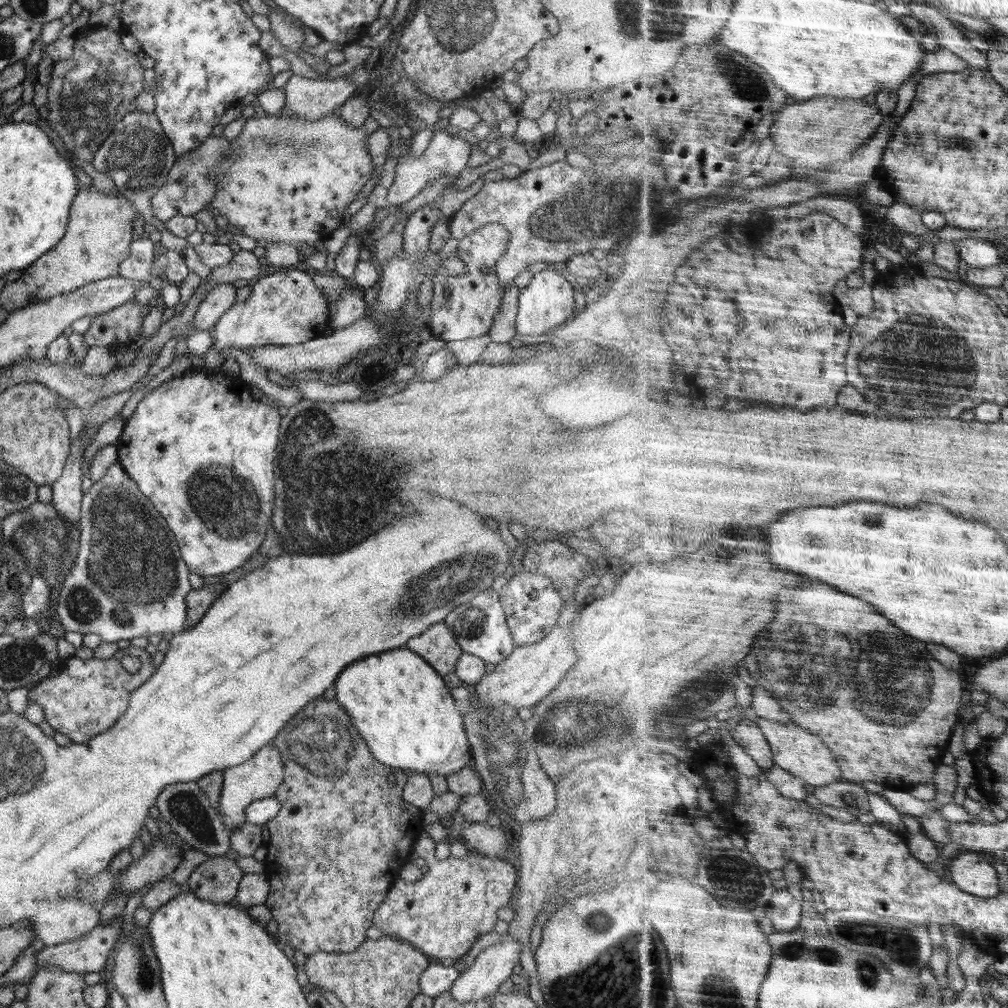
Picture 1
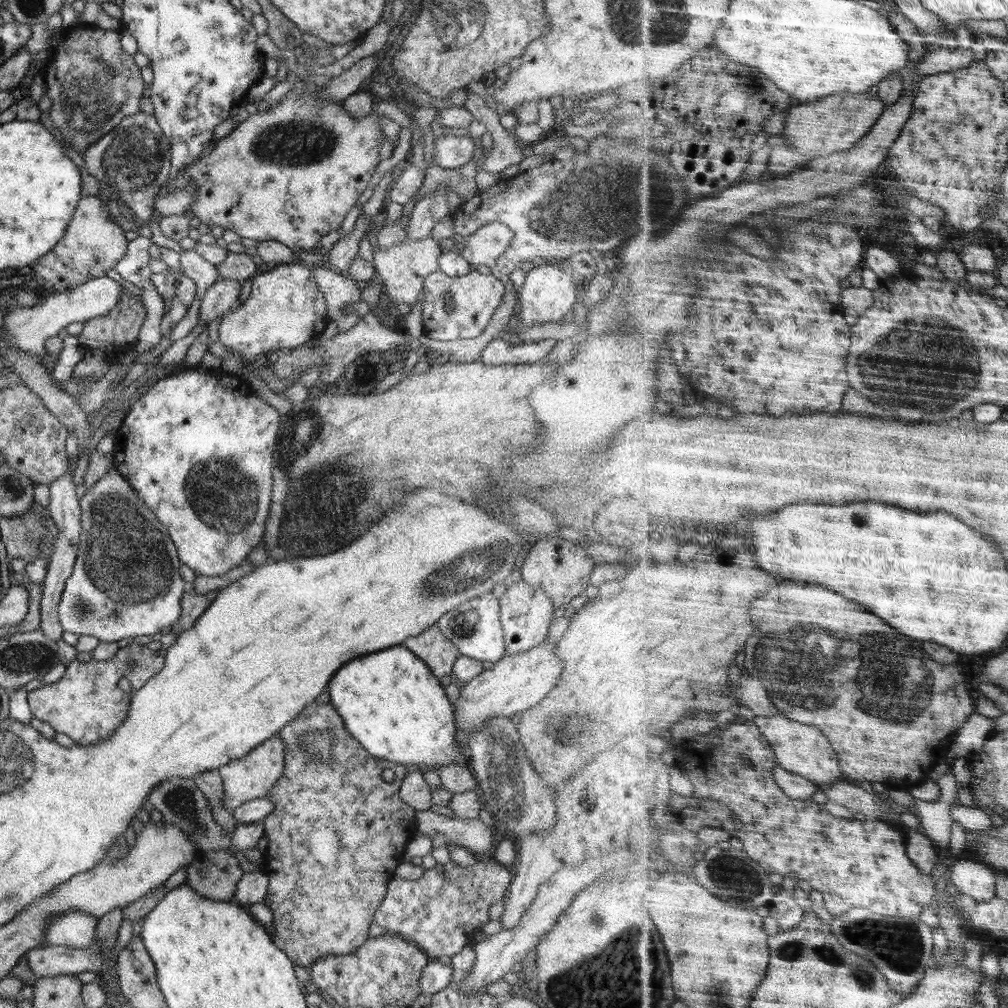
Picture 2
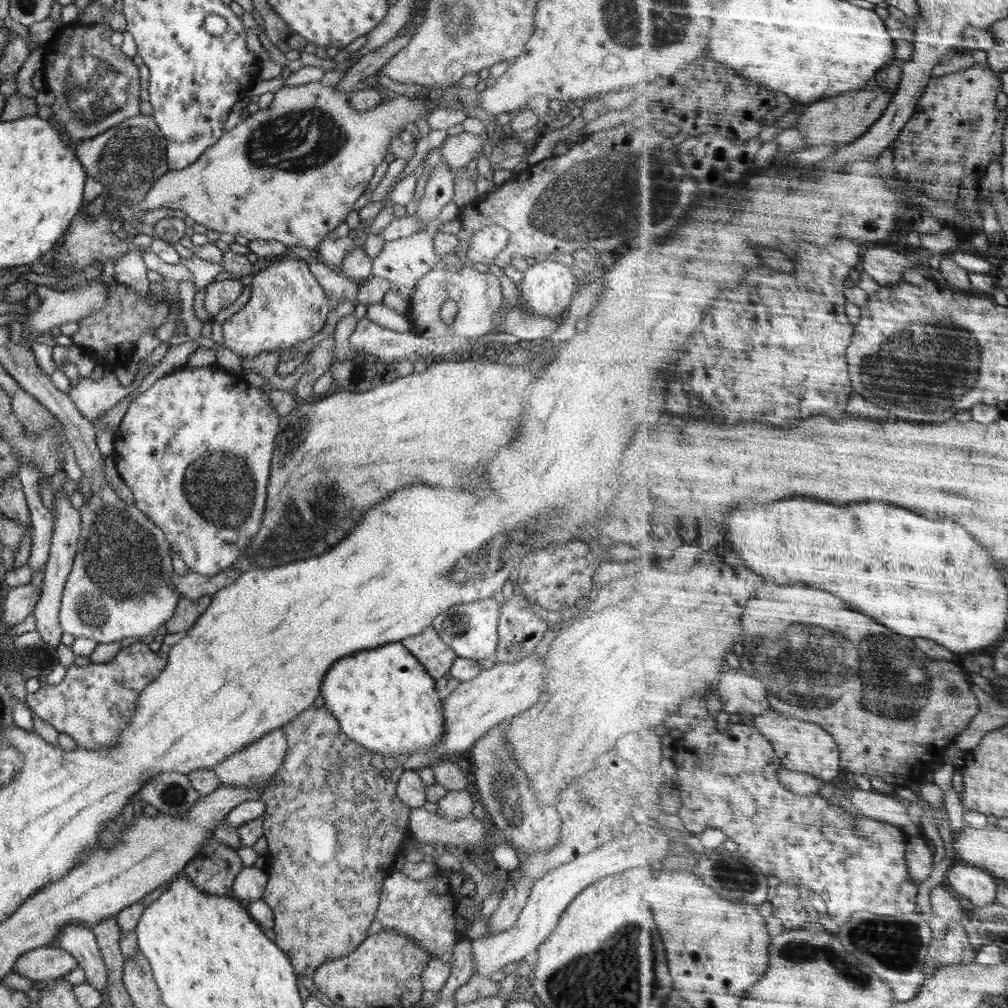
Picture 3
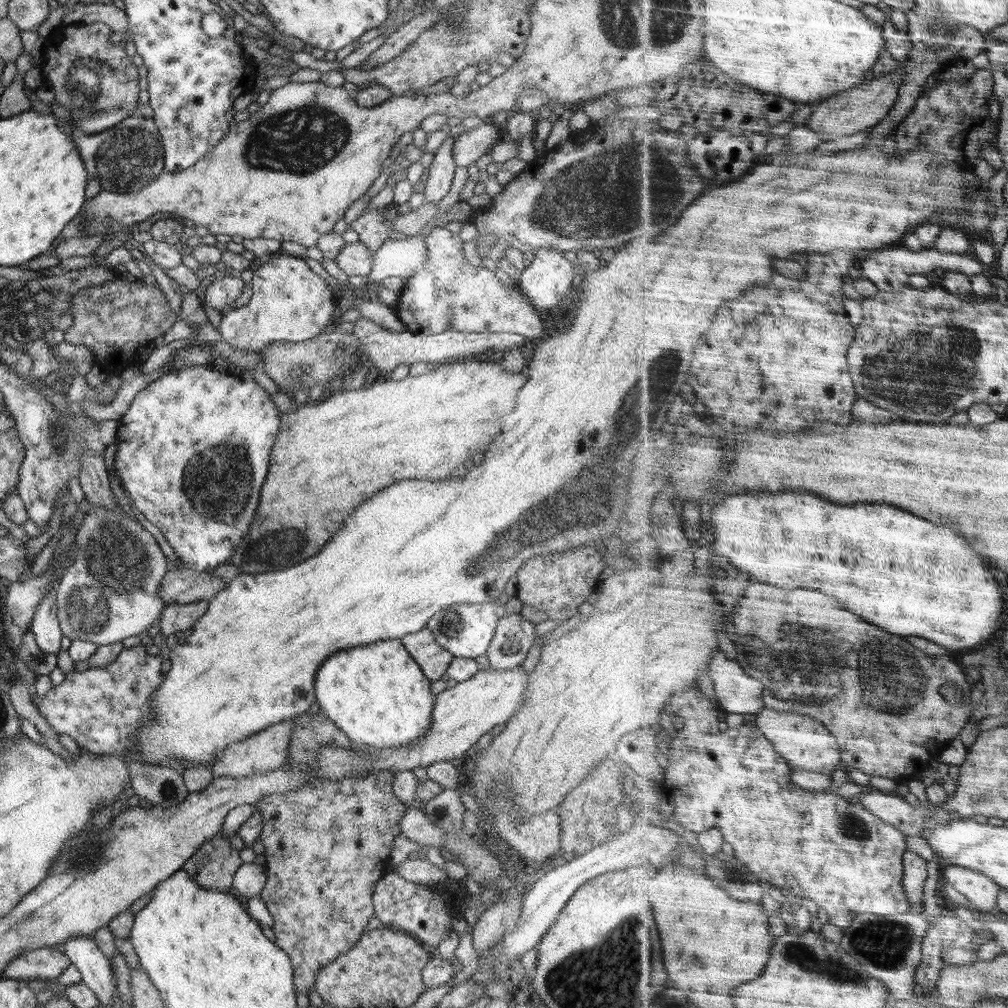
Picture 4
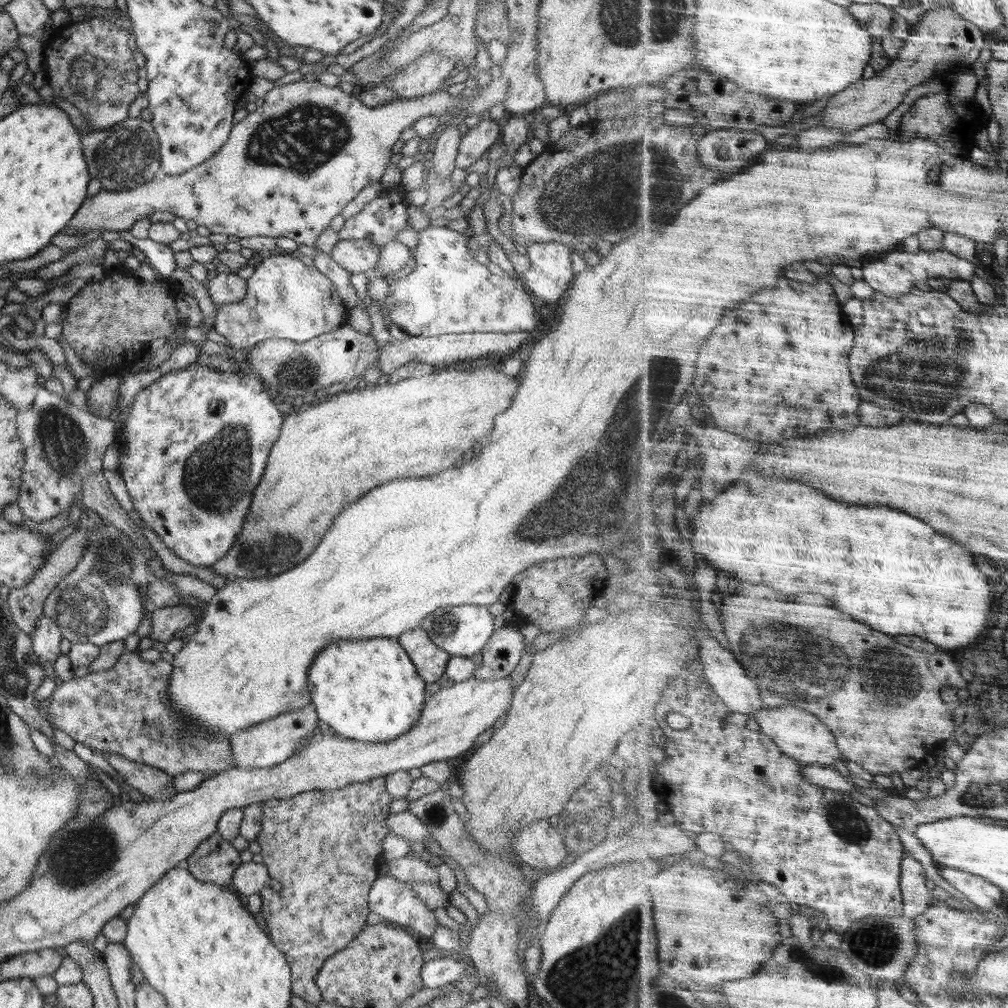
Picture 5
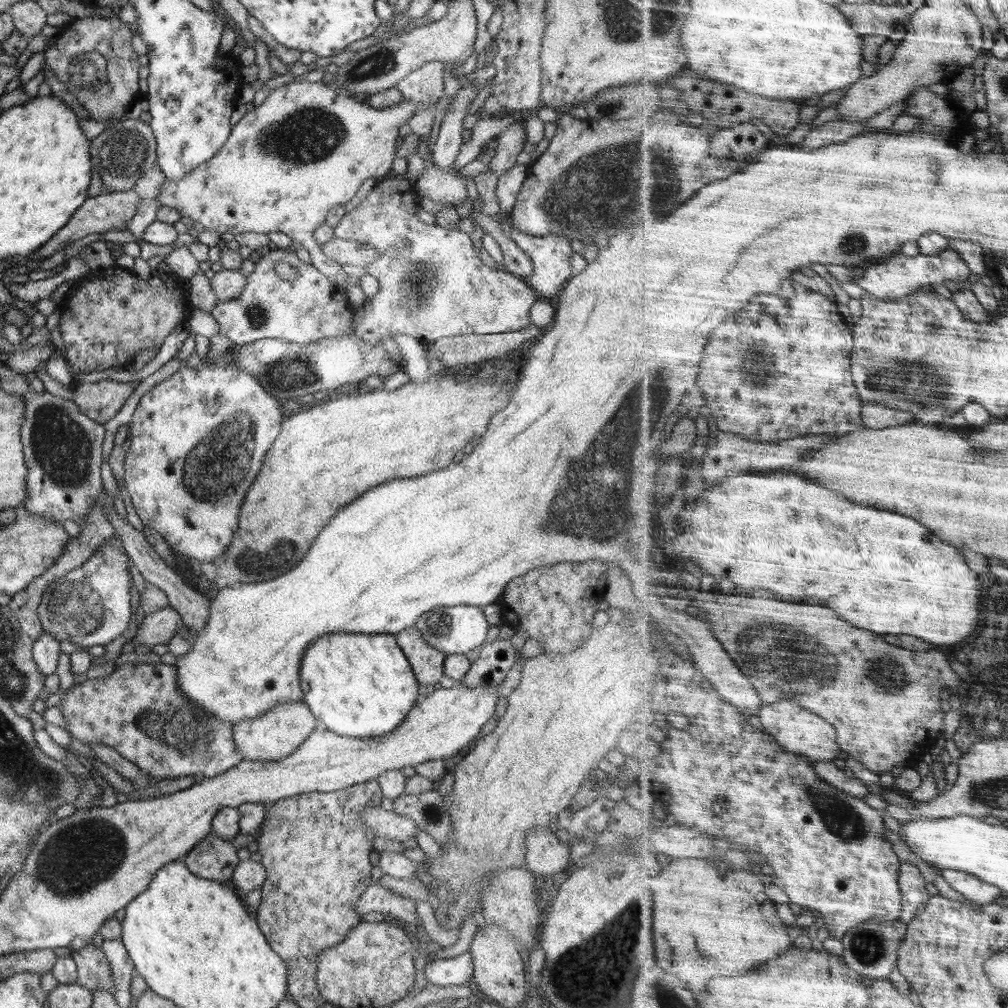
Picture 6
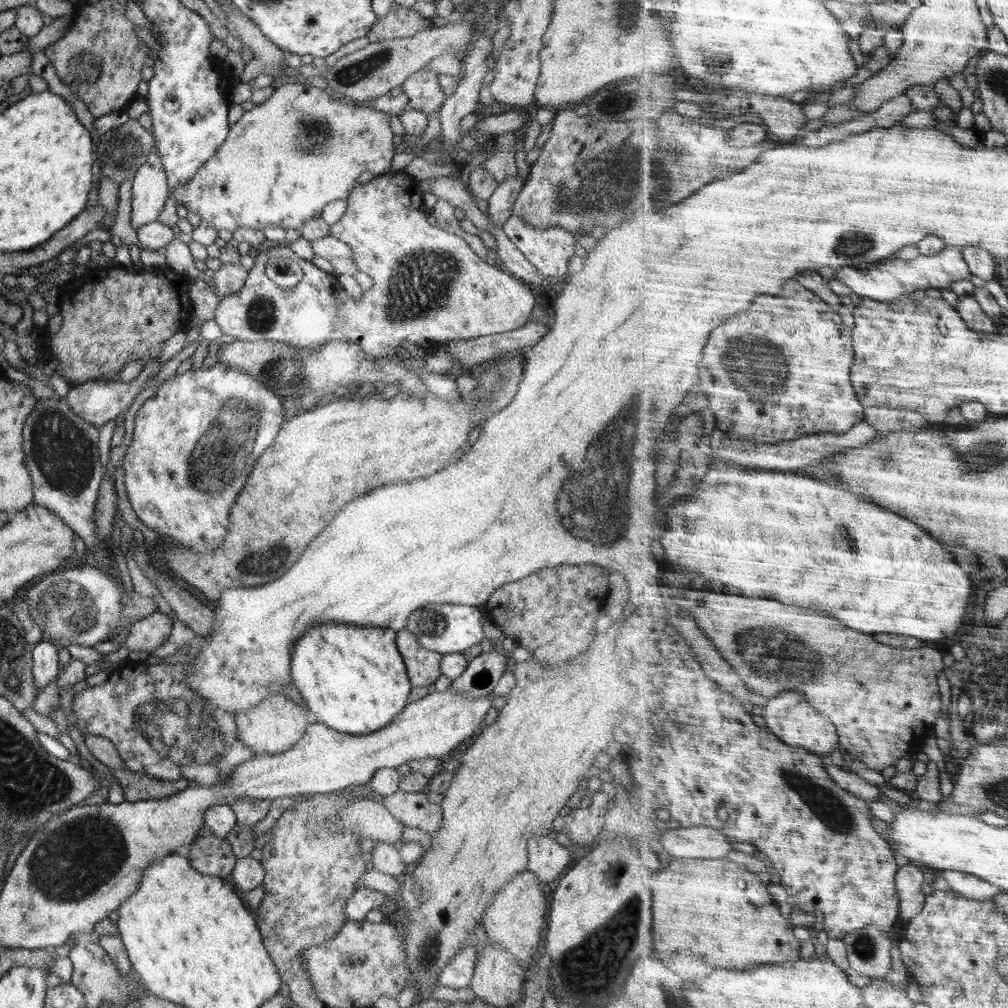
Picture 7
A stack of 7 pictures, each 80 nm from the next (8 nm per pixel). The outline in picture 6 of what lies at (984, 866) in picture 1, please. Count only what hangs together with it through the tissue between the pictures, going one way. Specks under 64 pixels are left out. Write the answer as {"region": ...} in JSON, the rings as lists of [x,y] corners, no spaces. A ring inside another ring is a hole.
{"region":[[[950,868],[941,870],[940,873],[952,888],[978,906],[992,905],[1006,895],[1001,886],[990,884],[975,874]]]}

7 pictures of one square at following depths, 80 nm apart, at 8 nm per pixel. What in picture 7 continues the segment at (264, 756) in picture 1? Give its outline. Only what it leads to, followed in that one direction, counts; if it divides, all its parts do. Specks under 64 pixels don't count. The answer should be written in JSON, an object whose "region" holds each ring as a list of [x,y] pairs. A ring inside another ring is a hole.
{"region":[[[282,693],[266,696],[258,706],[252,710],[246,710],[235,716],[237,724],[237,737],[254,754],[280,754],[290,750],[303,737],[306,727],[314,722],[311,715],[308,715],[306,708],[296,705],[294,701]]]}

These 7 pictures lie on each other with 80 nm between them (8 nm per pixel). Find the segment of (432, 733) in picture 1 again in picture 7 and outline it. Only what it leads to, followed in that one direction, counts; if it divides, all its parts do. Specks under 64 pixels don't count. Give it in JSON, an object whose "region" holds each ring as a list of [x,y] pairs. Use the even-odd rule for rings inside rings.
{"region":[[[327,622],[312,626],[295,642],[291,652],[291,684],[298,689],[314,721],[339,733],[368,734],[389,725],[408,706],[412,685],[395,641],[396,633],[387,628]]]}

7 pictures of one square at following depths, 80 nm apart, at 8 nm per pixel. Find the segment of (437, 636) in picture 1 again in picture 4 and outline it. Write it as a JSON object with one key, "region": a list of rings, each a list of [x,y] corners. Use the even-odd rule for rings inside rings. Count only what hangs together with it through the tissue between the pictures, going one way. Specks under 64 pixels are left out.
{"region":[[[429,628],[405,634],[401,641],[428,680],[436,681],[446,674],[454,656],[436,642]]]}

